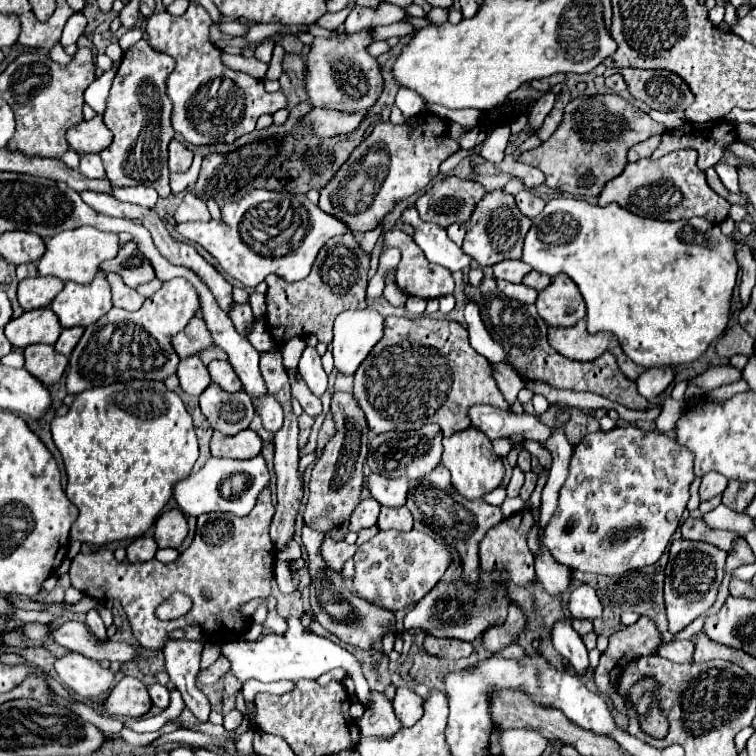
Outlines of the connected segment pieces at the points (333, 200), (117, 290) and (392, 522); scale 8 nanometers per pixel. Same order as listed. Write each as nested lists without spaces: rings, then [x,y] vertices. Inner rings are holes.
[[[422,111],[416,115],[416,121],[416,127],[408,123],[392,125],[390,121],[376,123],[368,139],[364,139],[364,143],[352,151],[344,167],[336,171],[336,177],[320,189],[318,207],[346,223],[350,231],[364,233],[376,229],[398,201],[424,189],[438,175],[440,163],[460,149],[460,143],[450,137],[448,121],[434,113]]]
[[[108,273],[106,275],[110,287],[112,287],[112,305],[120,307],[120,309],[126,309],[126,311],[136,311],[142,307],[144,303],[144,295],[140,295],[136,289],[130,289],[124,285],[124,281],[120,279],[120,275],[112,275]]]
[[[406,505],[402,507],[382,507],[378,517],[380,529],[396,529],[396,531],[410,531],[412,529],[412,515]]]

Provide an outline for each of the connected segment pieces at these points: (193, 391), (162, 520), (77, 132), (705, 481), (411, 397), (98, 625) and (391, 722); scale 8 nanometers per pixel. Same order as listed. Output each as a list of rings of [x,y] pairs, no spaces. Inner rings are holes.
[[[192,355],[192,357],[186,357],[186,359],[180,361],[180,365],[178,365],[178,379],[180,379],[180,387],[188,395],[200,395],[210,385],[208,369],[200,361],[198,355]]]
[[[170,509],[158,517],[154,523],[154,541],[158,547],[172,547],[176,549],[188,533],[188,523],[184,513],[178,509]]]
[[[96,115],[90,121],[82,121],[76,127],[70,127],[66,133],[66,141],[80,155],[100,153],[112,143],[112,133],[104,125],[102,115]]]
[[[710,471],[700,481],[700,499],[708,501],[708,499],[720,495],[726,489],[726,483],[728,483],[728,479],[724,475],[720,475],[716,471]]]
[[[386,317],[384,337],[370,351],[368,359],[356,369],[354,375],[354,397],[366,413],[372,435],[380,435],[386,431],[412,431],[426,423],[438,423],[442,427],[444,437],[462,431],[470,425],[468,407],[476,403],[488,403],[498,409],[506,409],[506,399],[502,397],[494,377],[490,363],[472,351],[468,341],[468,331],[456,323],[446,319],[406,319],[406,317]]]
[[[88,611],[88,613],[86,613],[86,623],[88,623],[90,631],[92,631],[100,641],[106,641],[106,639],[108,639],[106,627],[104,627],[104,623],[102,623],[102,619],[100,619],[100,615],[98,615],[96,611]]]
[[[372,691],[372,701],[374,705],[358,721],[360,733],[364,737],[384,737],[384,739],[396,735],[396,731],[402,729],[402,723],[396,719],[392,703],[382,693],[376,691]]]

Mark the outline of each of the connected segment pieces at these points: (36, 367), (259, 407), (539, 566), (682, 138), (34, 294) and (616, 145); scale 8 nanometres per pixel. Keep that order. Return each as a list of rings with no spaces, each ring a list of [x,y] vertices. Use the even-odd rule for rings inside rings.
[[[30,345],[24,349],[26,369],[44,385],[54,385],[66,371],[68,357],[54,351],[52,345]]]
[[[266,395],[264,399],[256,399],[254,407],[256,407],[256,413],[260,415],[260,419],[268,431],[276,433],[282,427],[284,413],[282,413],[280,403],[276,403],[276,399],[272,399],[272,395]]]
[[[540,545],[540,555],[536,557],[536,575],[550,595],[564,593],[572,581],[572,571],[556,563],[542,545]]]
[[[726,119],[708,121],[704,125],[686,121],[684,125],[670,129],[662,135],[660,147],[652,153],[652,159],[660,159],[662,155],[672,153],[676,149],[694,147],[700,155],[700,169],[706,171],[708,167],[714,167],[722,159],[726,147],[734,141],[742,139],[736,131],[736,125]]]
[[[34,277],[24,279],[18,285],[18,303],[24,311],[48,307],[52,299],[62,291],[64,281],[56,277]]]
[[[616,93],[592,97],[584,95],[572,99],[566,109],[578,113],[564,113],[562,123],[552,137],[532,151],[522,151],[518,161],[538,167],[546,175],[548,187],[574,197],[598,197],[600,189],[624,171],[628,163],[626,153],[632,145],[666,131],[662,123],[652,121],[648,113]]]

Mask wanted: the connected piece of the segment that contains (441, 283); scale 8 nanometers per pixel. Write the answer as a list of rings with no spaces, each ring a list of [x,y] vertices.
[[[398,228],[385,232],[382,245],[398,247],[401,259],[396,267],[396,281],[398,287],[406,295],[422,297],[422,299],[438,299],[454,291],[454,279],[448,269],[440,265],[432,265],[422,249]]]

